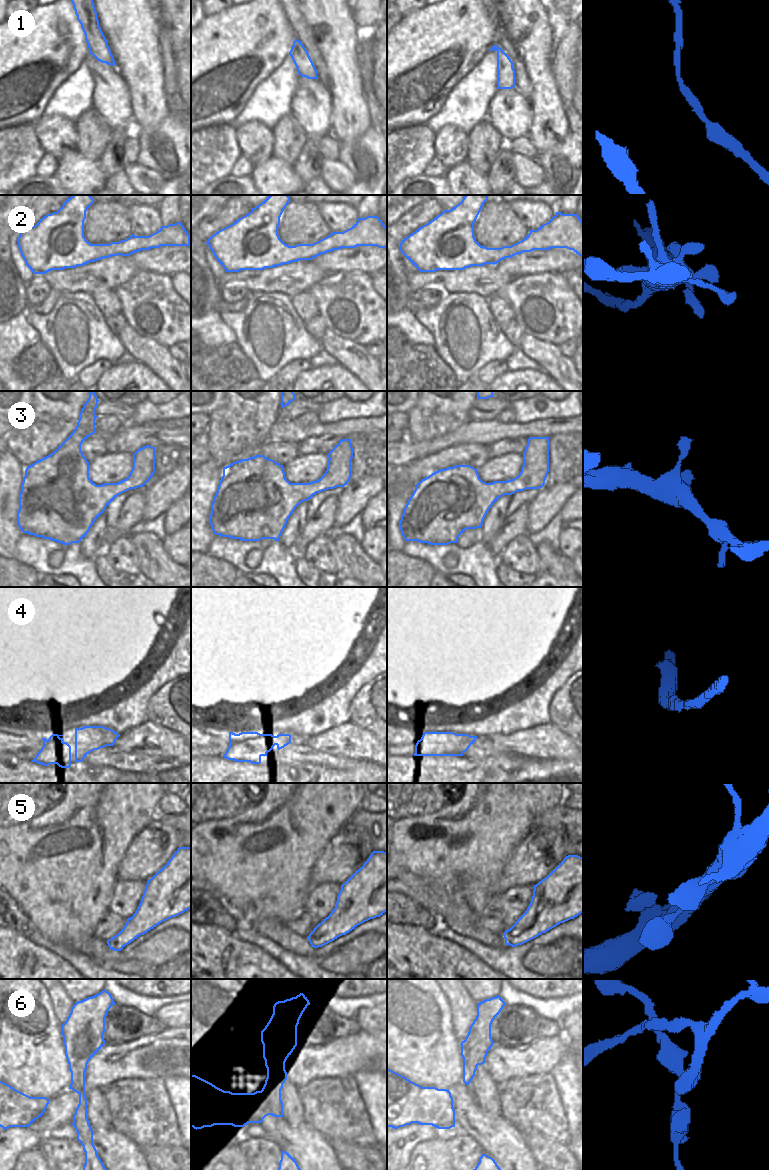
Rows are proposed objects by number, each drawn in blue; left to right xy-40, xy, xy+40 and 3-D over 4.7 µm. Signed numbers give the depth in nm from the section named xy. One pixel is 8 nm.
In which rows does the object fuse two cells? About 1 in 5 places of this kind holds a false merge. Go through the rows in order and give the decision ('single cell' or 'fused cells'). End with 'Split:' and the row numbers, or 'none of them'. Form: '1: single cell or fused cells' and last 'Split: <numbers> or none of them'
1: single cell
2: single cell
3: single cell
4: single cell
5: single cell
6: fused cells
Split: 6

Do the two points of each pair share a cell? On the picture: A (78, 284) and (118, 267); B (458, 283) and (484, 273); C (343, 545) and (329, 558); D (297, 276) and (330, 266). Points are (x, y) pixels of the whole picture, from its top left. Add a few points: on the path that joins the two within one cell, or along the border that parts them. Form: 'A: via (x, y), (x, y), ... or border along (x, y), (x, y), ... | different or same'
A: via (88, 278), (108, 273) | same
B: via (464, 280), (475, 279), (478, 276) | same
C: border along (332, 539), (338, 558), (339, 574) | different
D: border along (311, 260), (326, 273) | different

